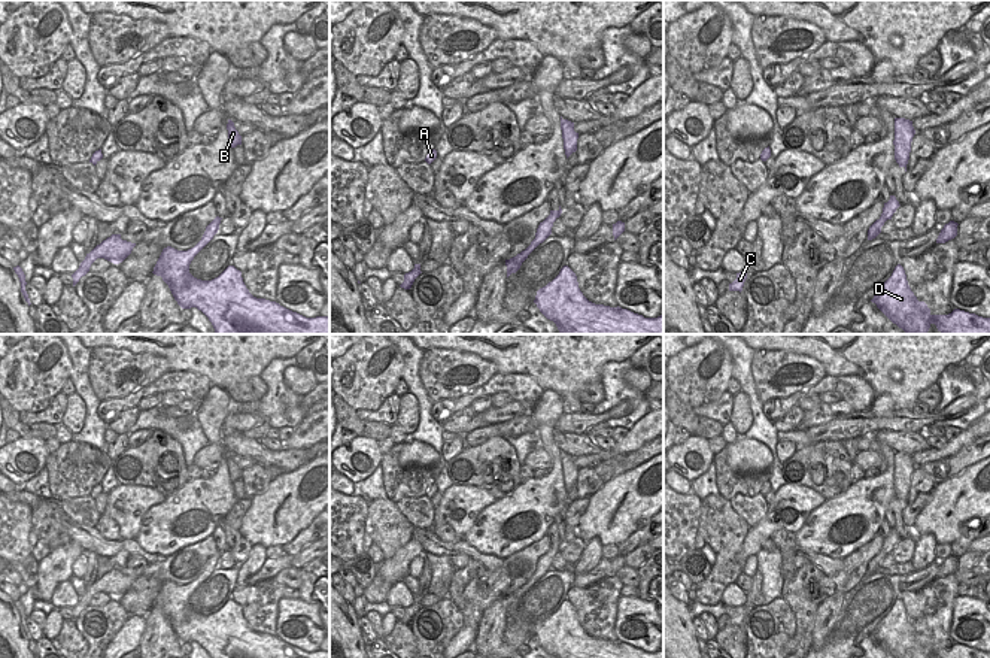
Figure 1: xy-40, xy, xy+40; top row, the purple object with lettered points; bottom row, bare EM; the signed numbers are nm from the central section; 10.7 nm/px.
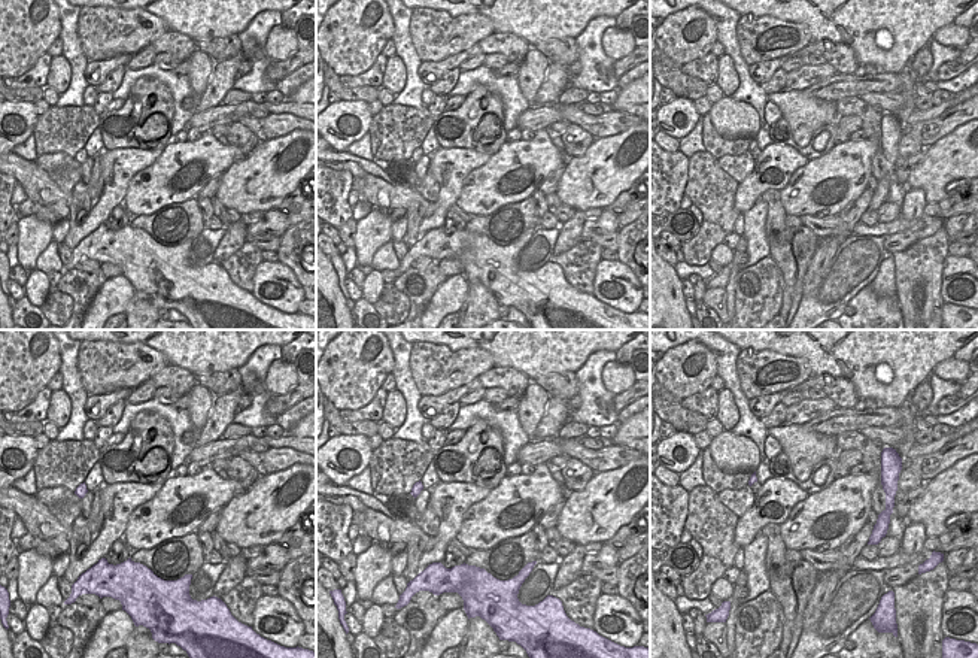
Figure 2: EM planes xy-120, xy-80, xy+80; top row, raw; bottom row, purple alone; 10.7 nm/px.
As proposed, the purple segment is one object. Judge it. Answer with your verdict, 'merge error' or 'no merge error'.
no merge error

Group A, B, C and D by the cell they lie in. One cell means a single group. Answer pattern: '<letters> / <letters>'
A B C D

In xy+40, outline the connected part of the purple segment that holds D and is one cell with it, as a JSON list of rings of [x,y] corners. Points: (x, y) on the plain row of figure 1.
[[[898,598],[892,610],[878,622],[871,634],[893,658],[990,658],[983,652],[960,643],[948,649],[932,649],[924,636],[911,625],[905,604]]]

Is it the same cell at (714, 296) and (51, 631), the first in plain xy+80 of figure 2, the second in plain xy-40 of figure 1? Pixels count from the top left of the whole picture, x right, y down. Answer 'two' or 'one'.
two

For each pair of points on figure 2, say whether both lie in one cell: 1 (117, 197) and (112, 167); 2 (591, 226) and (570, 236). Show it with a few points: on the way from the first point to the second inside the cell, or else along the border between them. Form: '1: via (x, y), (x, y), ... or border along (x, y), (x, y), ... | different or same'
1: via (115, 190), (115, 175) | same
2: border along (585, 220), (580, 229), (580, 240) | different

